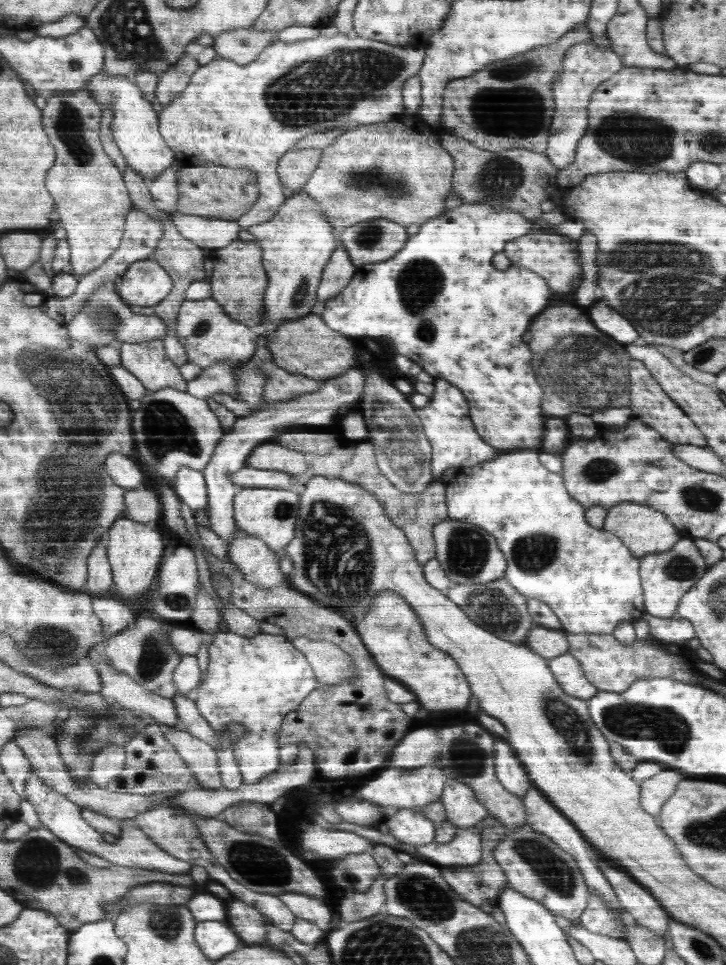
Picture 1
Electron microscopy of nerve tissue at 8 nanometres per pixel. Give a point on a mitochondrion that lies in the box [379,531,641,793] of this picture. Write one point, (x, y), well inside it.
(579, 738)

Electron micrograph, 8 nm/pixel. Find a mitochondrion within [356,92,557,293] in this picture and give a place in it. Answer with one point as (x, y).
(498, 179)

